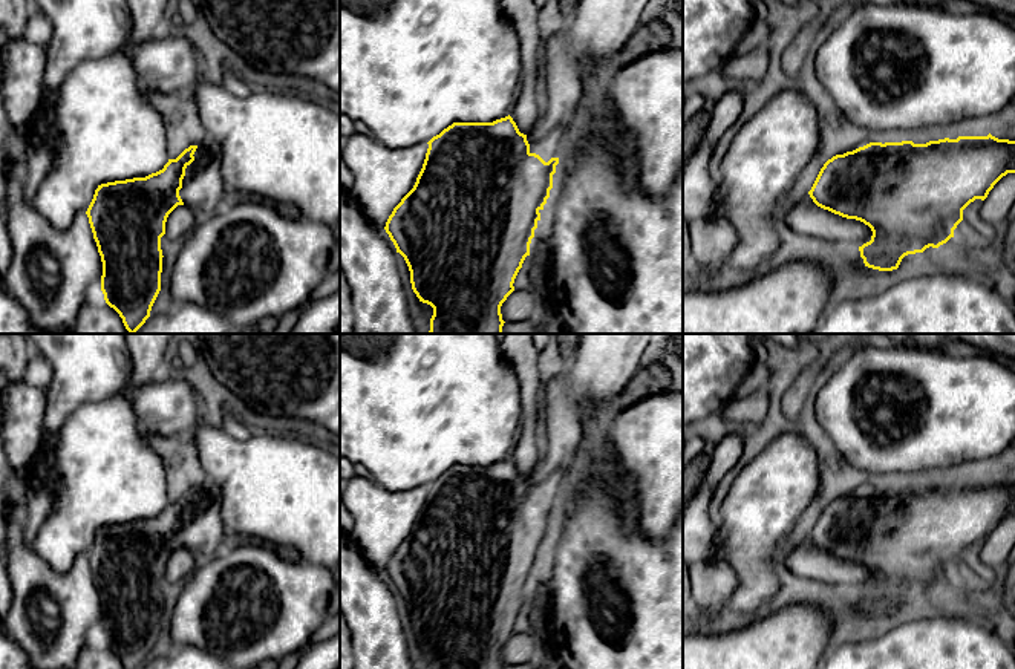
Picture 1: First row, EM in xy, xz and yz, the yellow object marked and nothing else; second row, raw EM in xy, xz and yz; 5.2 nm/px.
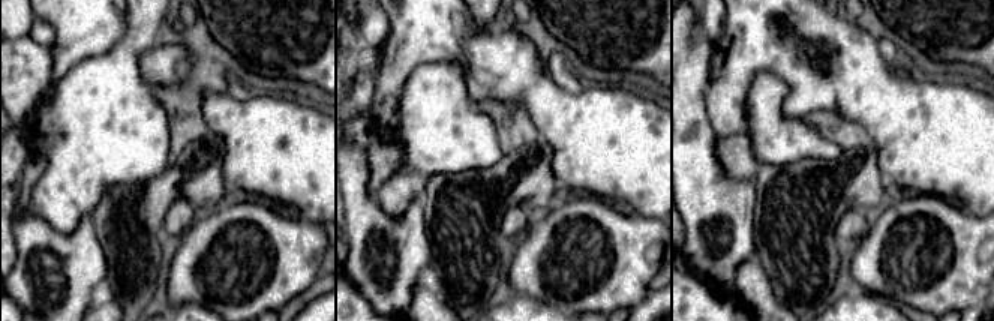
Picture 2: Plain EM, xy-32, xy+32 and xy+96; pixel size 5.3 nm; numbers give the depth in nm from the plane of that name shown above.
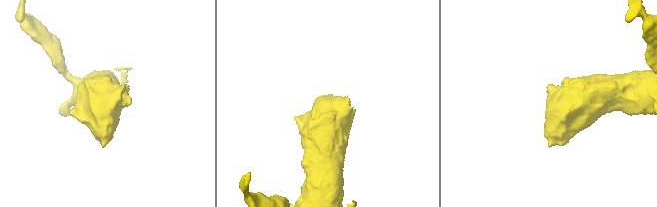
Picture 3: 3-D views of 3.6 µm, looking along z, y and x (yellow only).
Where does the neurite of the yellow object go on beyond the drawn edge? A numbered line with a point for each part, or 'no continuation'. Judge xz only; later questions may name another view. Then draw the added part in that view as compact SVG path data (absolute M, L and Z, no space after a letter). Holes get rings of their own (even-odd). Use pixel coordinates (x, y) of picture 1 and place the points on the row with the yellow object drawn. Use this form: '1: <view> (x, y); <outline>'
1: xz (576, 57); M574 0L566 28L543 46L548 106L527 135L530 153L560 158L586 106L591 84L611 70L612 57L637 34L649 0Z

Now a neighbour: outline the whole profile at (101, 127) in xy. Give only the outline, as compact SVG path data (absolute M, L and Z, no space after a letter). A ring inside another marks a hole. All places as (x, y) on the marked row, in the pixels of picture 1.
M130 49L80 63L58 87L52 107L44 112L37 110L28 121L28 138L29 145L41 144L54 152L52 168L31 204L54 228L61 231L72 225L78 213L87 211L101 184L145 178L162 170L168 162L164 118L150 104L150 96L139 89Z

